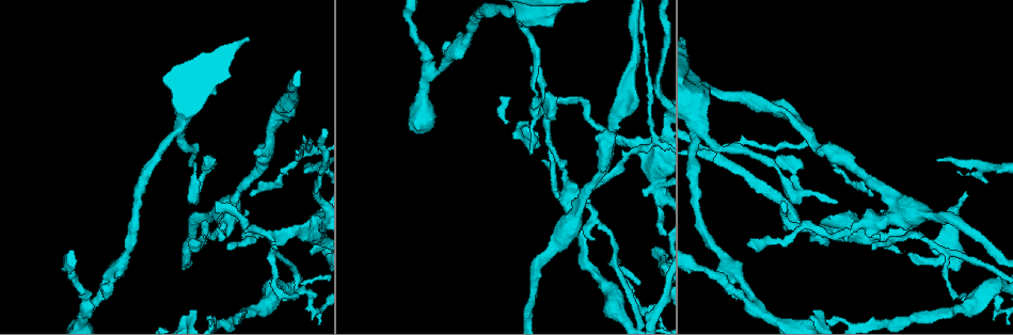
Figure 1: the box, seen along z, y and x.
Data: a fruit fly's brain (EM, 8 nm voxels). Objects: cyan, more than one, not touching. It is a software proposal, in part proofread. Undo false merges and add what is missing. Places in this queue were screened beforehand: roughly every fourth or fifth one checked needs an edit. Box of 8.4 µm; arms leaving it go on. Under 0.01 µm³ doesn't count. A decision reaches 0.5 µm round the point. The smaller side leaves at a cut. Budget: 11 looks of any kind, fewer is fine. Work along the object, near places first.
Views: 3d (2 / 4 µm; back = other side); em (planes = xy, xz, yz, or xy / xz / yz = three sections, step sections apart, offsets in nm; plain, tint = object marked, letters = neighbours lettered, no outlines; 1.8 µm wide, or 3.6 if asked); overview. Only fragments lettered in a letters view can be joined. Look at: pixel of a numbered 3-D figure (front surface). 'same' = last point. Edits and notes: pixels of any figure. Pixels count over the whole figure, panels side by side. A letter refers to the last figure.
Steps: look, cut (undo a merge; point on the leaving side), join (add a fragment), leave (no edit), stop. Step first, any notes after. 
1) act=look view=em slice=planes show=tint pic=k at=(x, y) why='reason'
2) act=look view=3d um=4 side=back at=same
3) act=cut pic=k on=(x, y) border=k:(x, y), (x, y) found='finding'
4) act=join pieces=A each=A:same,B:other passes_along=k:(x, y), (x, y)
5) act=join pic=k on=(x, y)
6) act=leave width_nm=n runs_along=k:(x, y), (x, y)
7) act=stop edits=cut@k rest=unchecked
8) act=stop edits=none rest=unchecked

act=look view=3d um=4 pic=1 at=(529, 153) why='an open end'

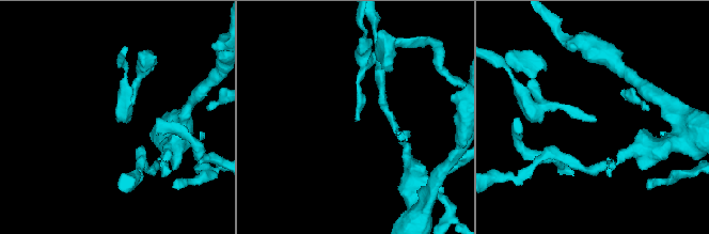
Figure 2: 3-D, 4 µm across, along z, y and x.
act=look view=em slice=xy step=16 show=letters pic=2 at=(358, 118)

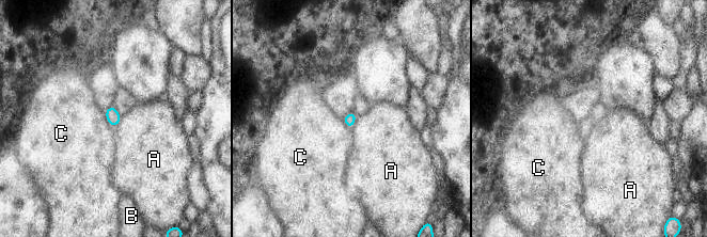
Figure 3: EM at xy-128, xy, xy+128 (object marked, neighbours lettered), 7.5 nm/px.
act=leave width_nm=90 each=A:other,B:other,C:other found='no lettered fragment goes on from it'

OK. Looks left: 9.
act=look view=3d um=2 pic=1 at=(91, 305) why='three arms meet'

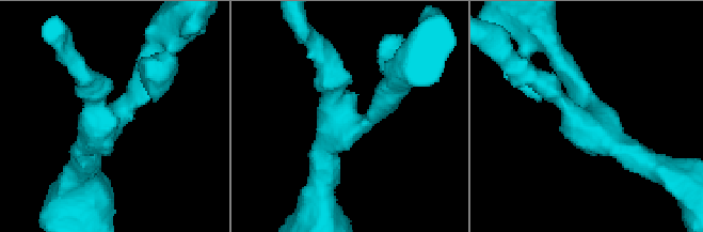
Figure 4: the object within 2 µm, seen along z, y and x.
act=look view=em slice=planes show=letters pic=4 at=(107, 122) arms=3 arm_widths_nm=220,220,240 why='need the tissue'

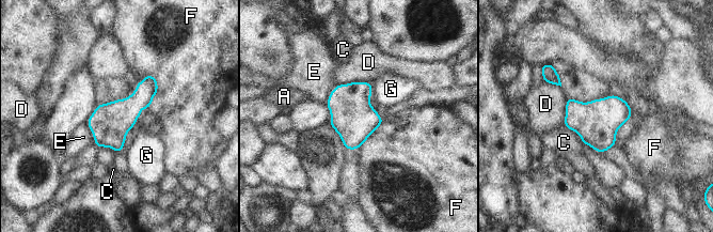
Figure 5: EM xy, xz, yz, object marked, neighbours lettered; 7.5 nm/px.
act=leave each=A:other,C:other,D:other,E:other,F:other,G:other border=5:(373, 86), (370, 95) found='all the same neuron'

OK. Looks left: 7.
act=look view=3d um=4 pic=1 at=(192, 247) why='tapers out'

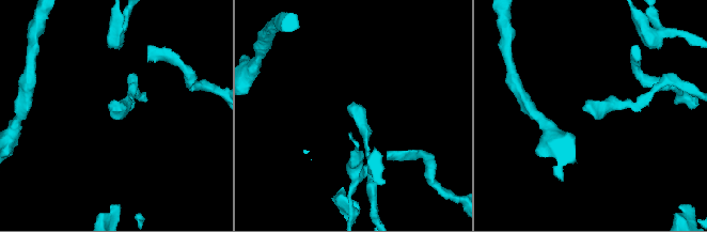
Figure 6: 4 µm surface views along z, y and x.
act=look view=em slice=planes show=letters pic=6 at=(110, 108) why='shape alone is not enough'

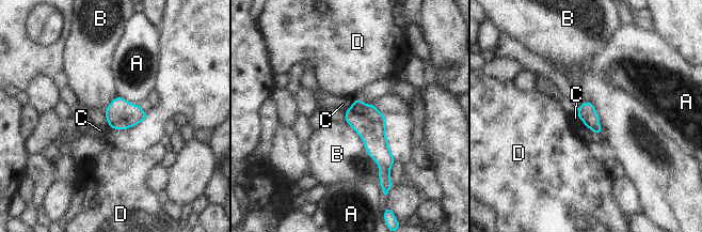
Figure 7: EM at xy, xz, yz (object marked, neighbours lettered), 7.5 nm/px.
act=leave each=A:other,B:other,C:other,D:other border=7:(576, 113), (586, 125) found='no lettered fragment goes on from it'

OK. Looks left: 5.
act=look view=3d um=2 pic=1 at=(935, 254) why='an open end'

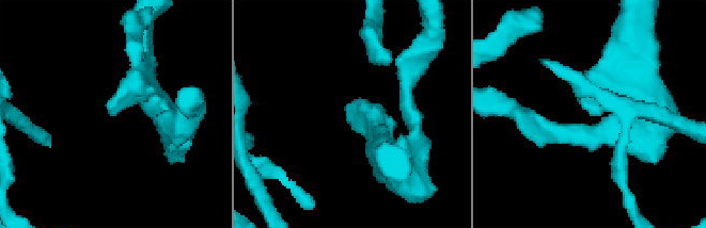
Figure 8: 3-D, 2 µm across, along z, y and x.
act=look view=em slice=planes show=letters pic=8 at=(591, 111)

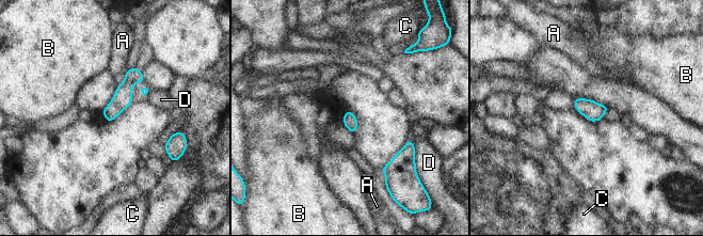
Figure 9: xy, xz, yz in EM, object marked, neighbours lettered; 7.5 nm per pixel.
act=leave each=A:other,B:other,C:other,D:other border=9:(575, 97), (590, 98), (603, 105) found='none of them fits'

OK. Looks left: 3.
act=stop edits=none rest=unchecked

